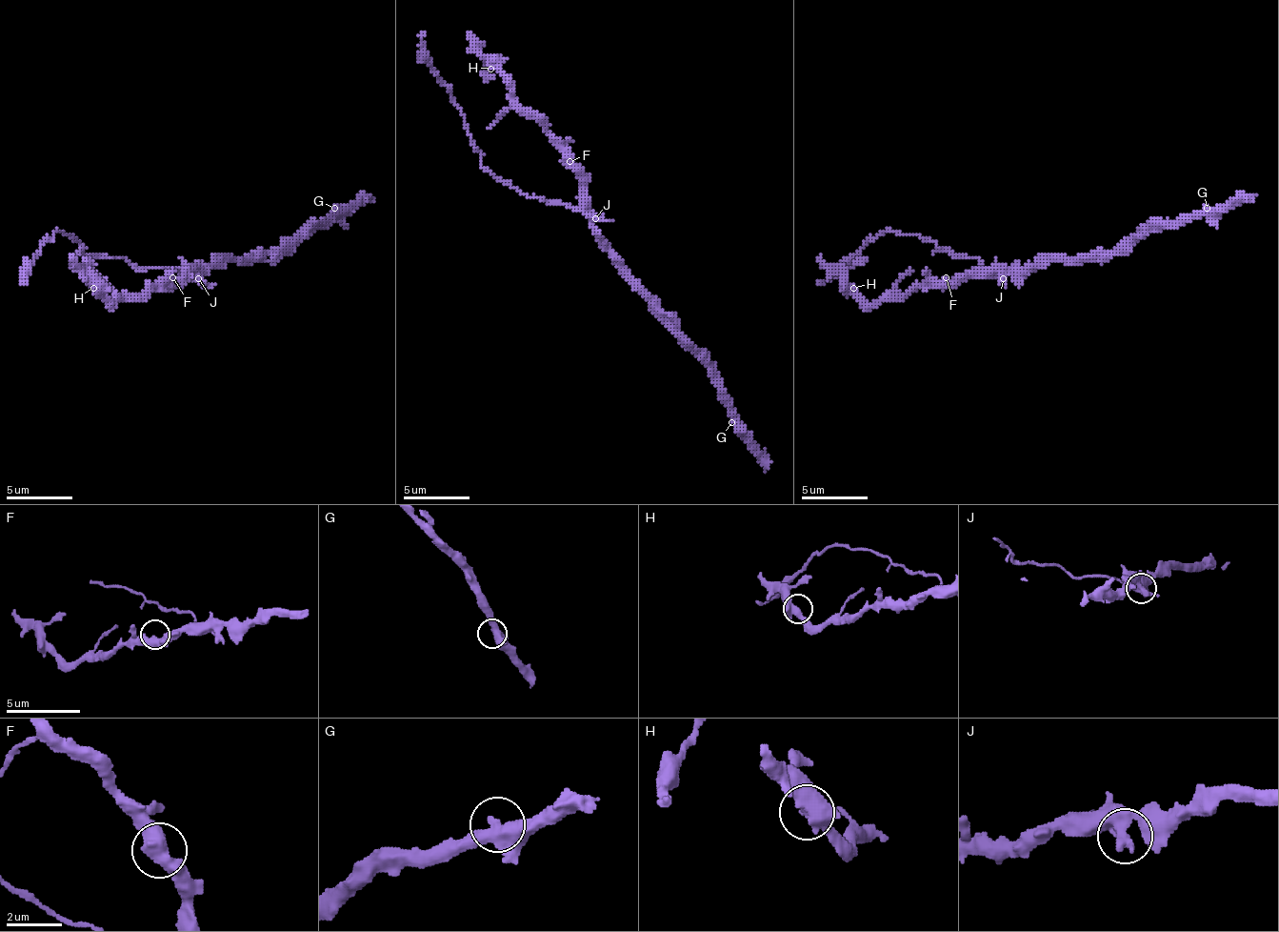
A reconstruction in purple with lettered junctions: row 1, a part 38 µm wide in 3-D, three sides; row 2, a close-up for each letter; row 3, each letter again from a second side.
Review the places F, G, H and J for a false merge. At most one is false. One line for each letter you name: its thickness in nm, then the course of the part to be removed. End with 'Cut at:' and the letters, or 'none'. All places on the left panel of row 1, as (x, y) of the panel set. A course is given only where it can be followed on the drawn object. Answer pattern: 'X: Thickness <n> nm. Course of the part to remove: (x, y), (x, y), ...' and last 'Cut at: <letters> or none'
J: Thickness 360 nm. Course of the part to remove: (199, 277), (129, 264), (123, 257), (93, 257), (73, 238), (57, 232), (33, 257), (27, 284)
Cut at: J

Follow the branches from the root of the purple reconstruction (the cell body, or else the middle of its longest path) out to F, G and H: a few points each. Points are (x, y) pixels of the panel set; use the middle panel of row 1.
F: (596, 231), (587, 194), (587, 177), (569, 161)
G: (596, 231), (596, 240), (649, 303), (649, 310), (709, 369), (731, 422)
H: (596, 231), (583, 171), (517, 102), (514, 89), (490, 69)

